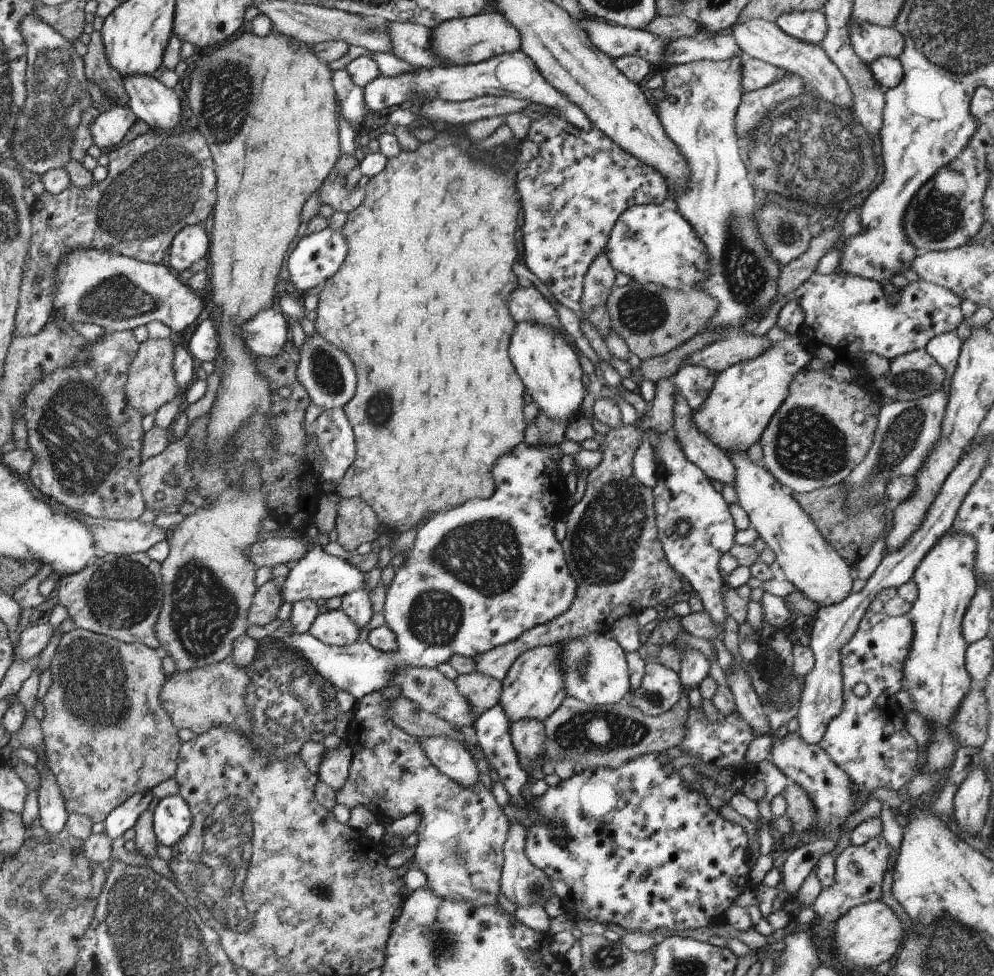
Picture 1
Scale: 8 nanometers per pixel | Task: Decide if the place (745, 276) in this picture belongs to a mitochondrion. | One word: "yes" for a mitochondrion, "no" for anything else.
yes

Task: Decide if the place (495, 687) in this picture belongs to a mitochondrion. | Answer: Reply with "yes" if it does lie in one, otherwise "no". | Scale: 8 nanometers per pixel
no

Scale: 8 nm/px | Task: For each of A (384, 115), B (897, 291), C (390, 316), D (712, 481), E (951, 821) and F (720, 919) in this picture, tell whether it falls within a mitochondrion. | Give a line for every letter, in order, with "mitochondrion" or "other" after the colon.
A: other
B: other
C: other
D: other
E: other
F: other

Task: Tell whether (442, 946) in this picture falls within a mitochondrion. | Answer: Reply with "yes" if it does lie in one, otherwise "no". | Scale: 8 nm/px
yes

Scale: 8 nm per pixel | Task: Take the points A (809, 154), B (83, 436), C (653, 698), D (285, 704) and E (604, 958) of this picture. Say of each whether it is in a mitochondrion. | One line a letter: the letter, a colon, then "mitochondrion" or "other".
A: mitochondrion
B: mitochondrion
C: mitochondrion
D: mitochondrion
E: mitochondrion

